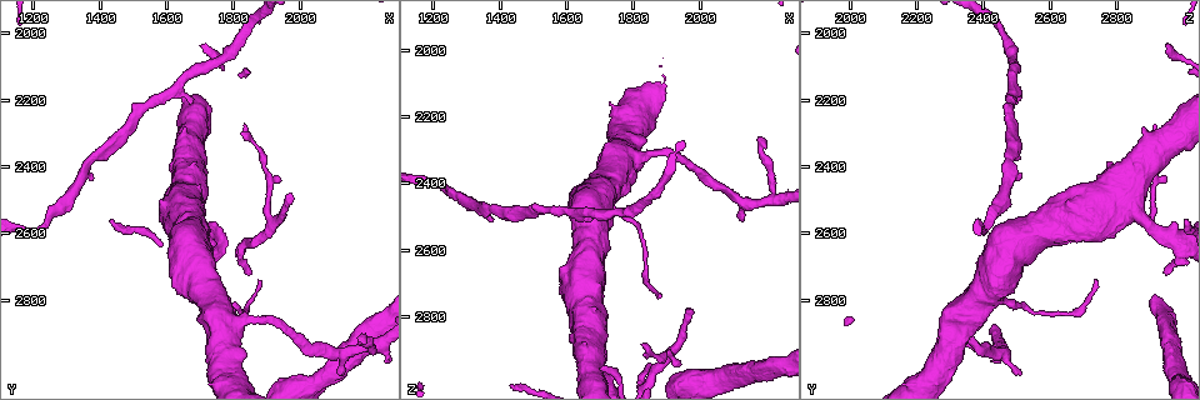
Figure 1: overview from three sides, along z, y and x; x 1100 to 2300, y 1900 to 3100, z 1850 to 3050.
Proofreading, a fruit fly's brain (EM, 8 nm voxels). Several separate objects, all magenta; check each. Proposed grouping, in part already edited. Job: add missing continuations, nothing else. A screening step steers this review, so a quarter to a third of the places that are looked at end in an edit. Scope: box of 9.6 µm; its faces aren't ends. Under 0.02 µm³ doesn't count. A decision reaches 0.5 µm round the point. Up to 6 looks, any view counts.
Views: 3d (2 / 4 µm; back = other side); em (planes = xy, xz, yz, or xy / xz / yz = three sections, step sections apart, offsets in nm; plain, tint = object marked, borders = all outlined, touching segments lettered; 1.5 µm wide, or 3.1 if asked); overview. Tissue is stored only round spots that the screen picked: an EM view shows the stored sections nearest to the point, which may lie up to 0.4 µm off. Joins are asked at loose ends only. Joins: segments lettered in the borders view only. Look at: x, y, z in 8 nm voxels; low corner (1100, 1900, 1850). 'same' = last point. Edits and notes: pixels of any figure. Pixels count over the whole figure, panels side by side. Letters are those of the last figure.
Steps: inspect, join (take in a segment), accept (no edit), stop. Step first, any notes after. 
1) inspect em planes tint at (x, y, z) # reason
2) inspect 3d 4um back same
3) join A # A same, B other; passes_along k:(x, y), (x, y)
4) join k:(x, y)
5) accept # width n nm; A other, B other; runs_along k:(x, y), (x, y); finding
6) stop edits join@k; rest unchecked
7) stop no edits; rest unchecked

inspect 3d 2um at (2170, 2920, 2270) # free end

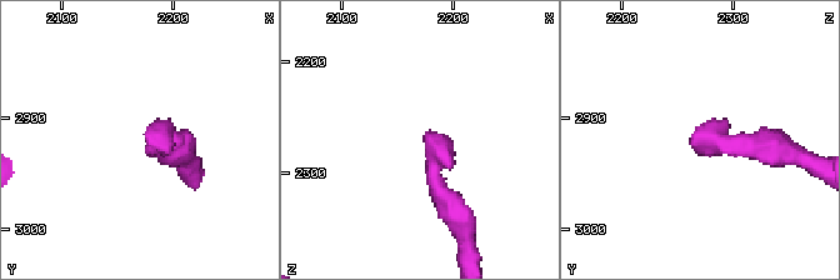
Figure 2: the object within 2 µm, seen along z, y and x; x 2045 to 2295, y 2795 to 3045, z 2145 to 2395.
inspect em planes plain at (2176, 2916, 2260)

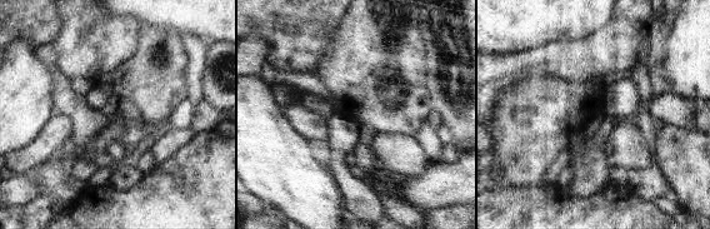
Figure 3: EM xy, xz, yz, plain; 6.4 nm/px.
inspect em planes borders same

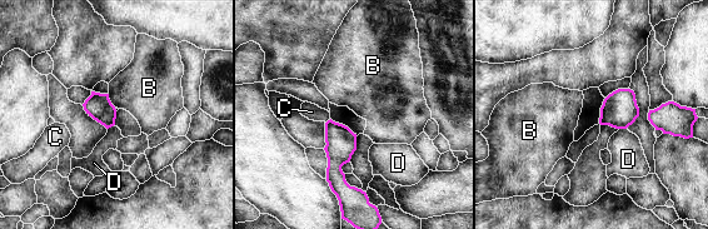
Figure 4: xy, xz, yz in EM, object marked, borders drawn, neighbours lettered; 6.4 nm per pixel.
accept # width 140 nm; longest_contact B 110 nm; B other, C other, D other; none of them fits

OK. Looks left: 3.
inspect em planes borders at (1860, 2730, 2950) # free end

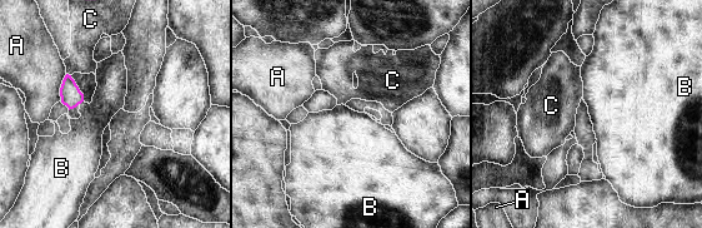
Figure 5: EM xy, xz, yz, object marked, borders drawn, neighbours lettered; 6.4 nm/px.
accept # width 140 nm; A other, B other, C other; border 5:(83, 100), (78, 104); none of them fits

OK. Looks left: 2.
inspect 3d 2um at (1970, 2470, 2790) # free end

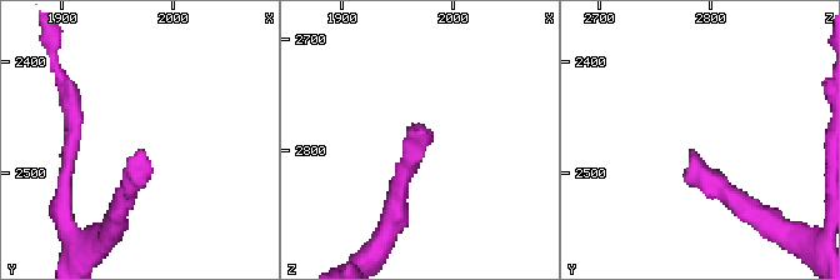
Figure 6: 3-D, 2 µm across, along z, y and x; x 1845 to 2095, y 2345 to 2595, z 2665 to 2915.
inspect em xz step 4 borders at (1974, 2478, 2784)

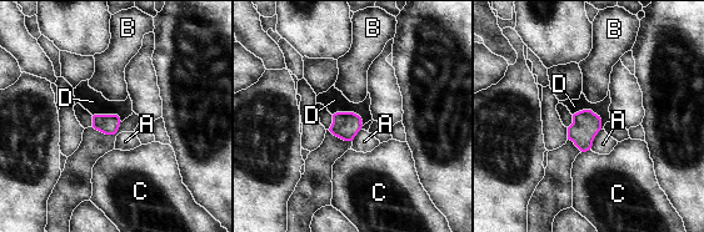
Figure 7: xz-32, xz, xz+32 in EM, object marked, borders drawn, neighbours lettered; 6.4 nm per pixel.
accept # A other, B other, C other, D other; border 7:(573, 114), (592, 110), (602, 129); no lettered segment goes on from it

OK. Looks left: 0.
stop no edits; rest unchecked

